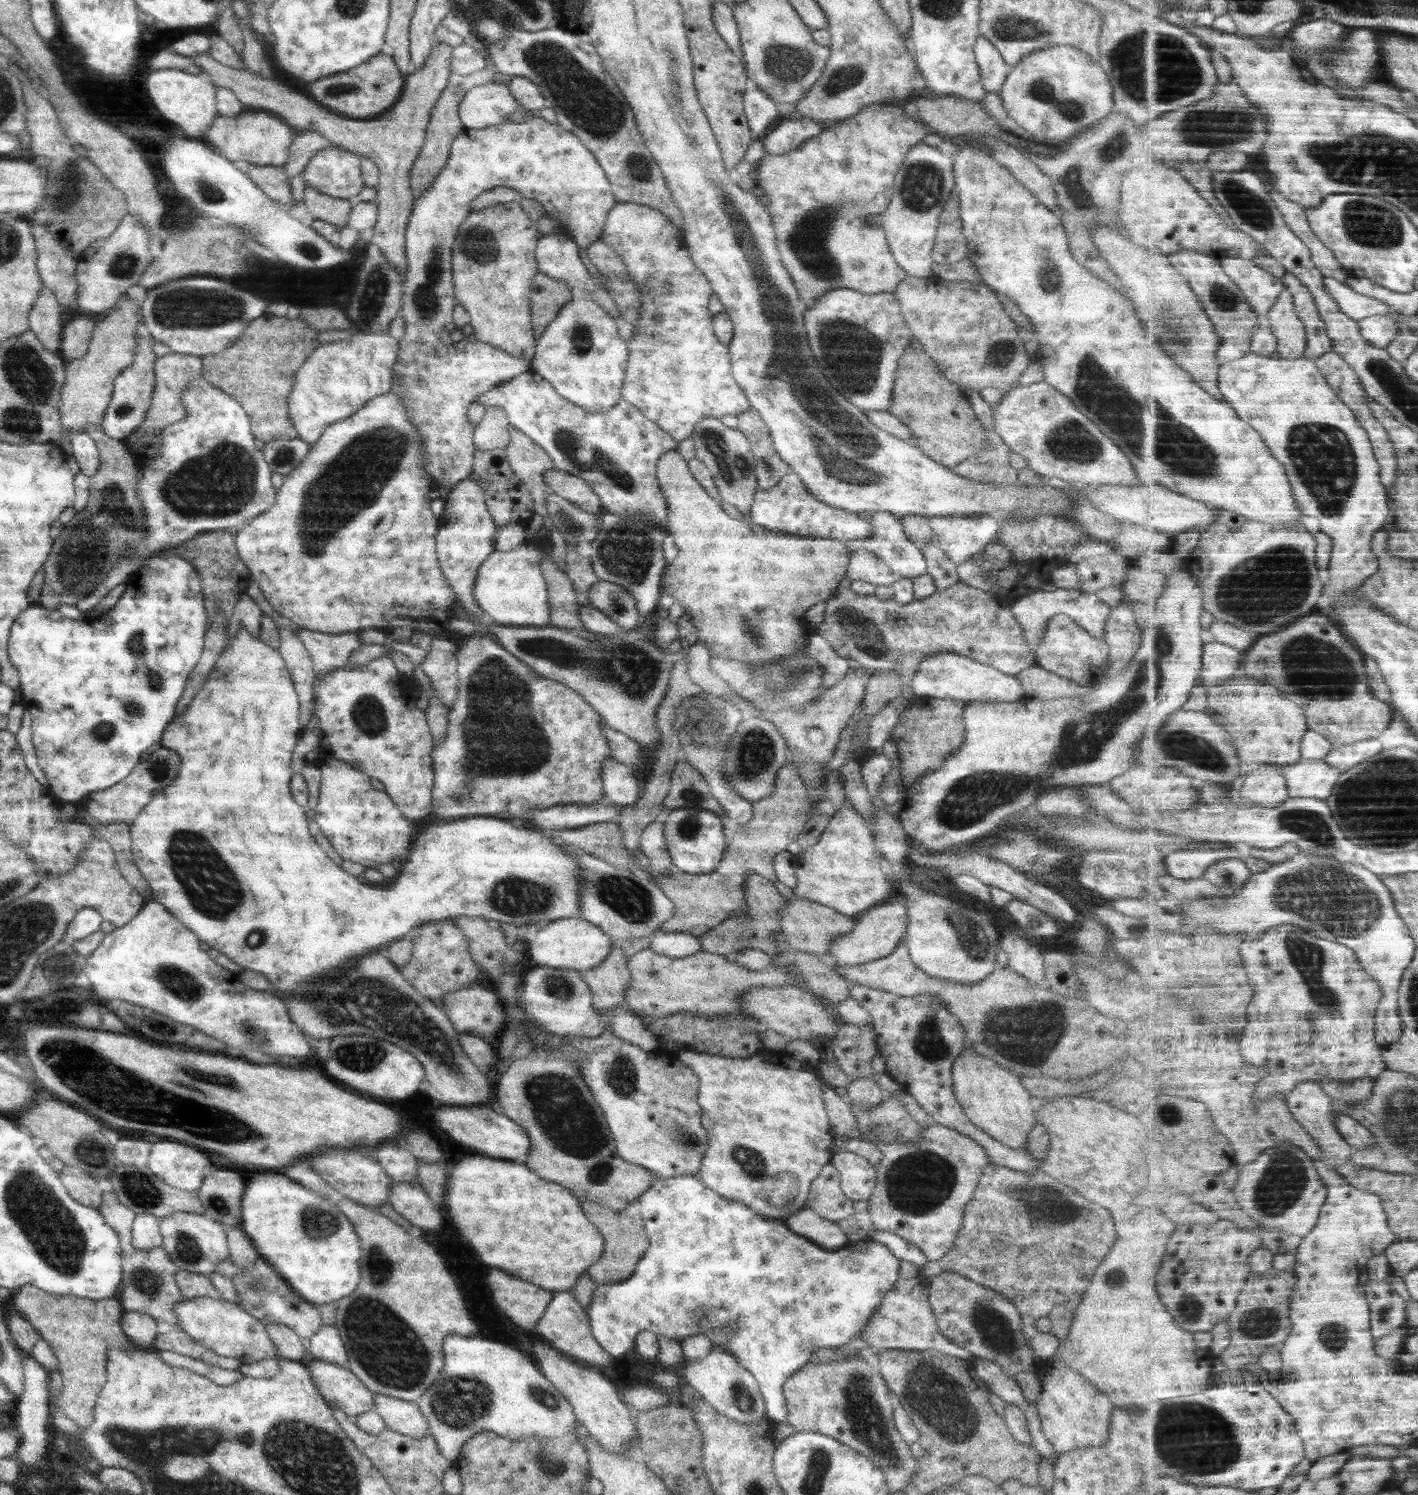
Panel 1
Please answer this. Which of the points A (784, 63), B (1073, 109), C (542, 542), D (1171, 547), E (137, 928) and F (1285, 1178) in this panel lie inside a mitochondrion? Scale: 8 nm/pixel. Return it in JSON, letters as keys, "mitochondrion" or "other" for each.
{"A":"mitochondrion","B":"mitochondrion","C":"other","D":"other","E":"other","F":"mitochondrion"}

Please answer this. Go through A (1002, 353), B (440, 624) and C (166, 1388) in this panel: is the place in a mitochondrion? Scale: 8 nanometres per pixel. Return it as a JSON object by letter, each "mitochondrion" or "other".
{"A":"mitochondrion","B":"other","C":"mitochondrion"}

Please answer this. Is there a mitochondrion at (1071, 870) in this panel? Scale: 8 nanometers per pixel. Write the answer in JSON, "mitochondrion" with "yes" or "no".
{"mitochondrion":"no"}

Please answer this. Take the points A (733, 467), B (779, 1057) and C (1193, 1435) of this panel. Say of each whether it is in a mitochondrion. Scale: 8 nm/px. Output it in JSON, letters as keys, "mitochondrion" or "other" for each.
{"A":"mitochondrion","B":"other","C":"mitochondrion"}

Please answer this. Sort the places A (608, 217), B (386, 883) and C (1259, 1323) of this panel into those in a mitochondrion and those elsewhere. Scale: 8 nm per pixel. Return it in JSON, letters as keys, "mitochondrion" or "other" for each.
{"A":"other","B":"other","C":"mitochondrion"}

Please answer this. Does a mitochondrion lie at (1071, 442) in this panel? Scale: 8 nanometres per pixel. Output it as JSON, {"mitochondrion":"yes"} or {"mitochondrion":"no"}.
{"mitochondrion":"yes"}

